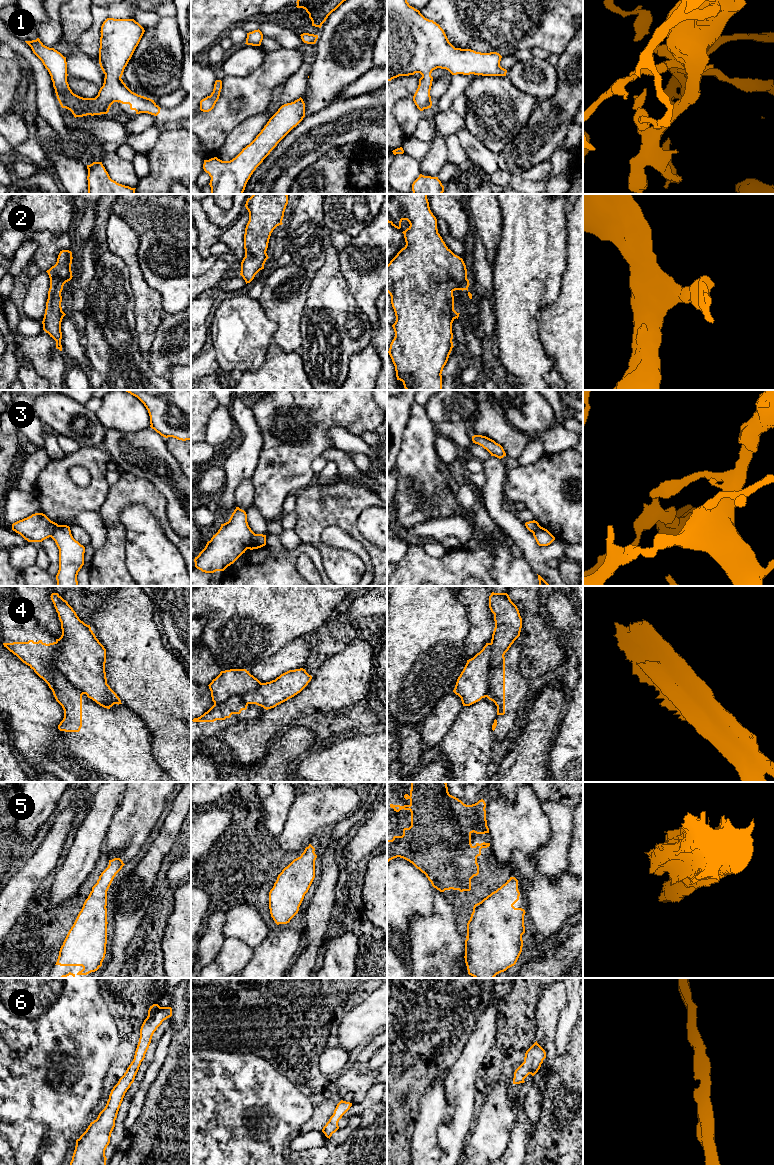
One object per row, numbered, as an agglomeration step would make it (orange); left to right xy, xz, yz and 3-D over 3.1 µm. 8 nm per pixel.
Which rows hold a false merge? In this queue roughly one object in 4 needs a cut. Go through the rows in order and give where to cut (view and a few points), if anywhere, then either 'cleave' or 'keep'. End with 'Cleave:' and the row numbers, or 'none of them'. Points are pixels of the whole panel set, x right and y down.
1: cut none; keep
2: cut none; keep
3: cut xz (255, 534), (247, 548); cleave
4: cut yz (491, 643), (490, 682), (486, 696); cleave
5: cut none; keep
6: cut none; keep
Cleave: 3, 4

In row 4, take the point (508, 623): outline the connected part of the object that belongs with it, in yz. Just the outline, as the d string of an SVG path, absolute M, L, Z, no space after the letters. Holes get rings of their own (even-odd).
M507 593L489 596L489 608L494 614L495 628L491 644L490 683L487 698L497 706L497 715L505 714L505 653L520 636L522 618Z

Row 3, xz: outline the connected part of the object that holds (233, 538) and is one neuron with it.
M236 507L229 521L221 524L218 532L195 557L195 567L205 573L224 571L245 553L254 535L246 512Z

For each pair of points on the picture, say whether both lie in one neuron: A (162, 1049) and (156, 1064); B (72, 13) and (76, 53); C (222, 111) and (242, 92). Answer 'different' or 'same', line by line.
A: same
B: same
C: same

